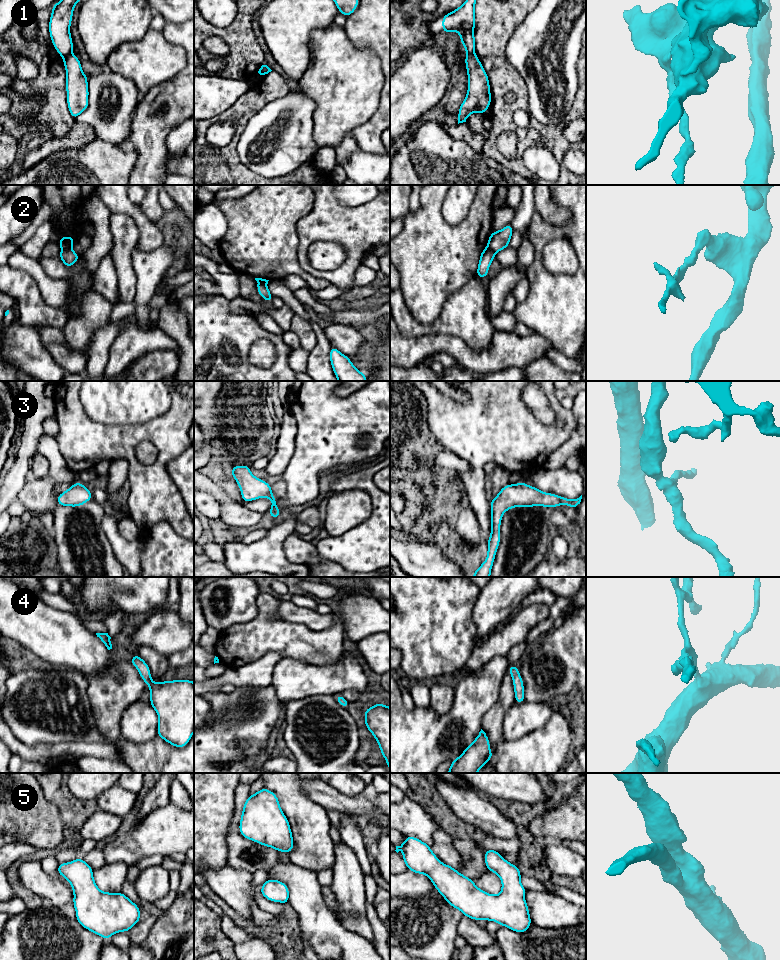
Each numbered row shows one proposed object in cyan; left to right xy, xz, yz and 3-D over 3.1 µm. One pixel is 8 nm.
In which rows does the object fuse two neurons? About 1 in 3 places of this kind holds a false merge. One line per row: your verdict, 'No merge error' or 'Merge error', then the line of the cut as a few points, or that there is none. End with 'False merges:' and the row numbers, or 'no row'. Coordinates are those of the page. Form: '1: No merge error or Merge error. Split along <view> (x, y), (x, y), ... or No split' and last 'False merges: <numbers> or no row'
1: Merge error. Split along yz (474, 54), (466, 56)
2: Merge error. Split along xy (70, 247), (62, 249)
3: No merge error. No split
4: No merge error. No split
5: No merge error. No split
False merges: 1, 2

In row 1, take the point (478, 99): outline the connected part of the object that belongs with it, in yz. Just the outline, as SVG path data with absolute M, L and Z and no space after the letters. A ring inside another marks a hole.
M467 55L465 66L468 76L468 89L465 100L458 110L458 124L466 122L471 113L485 115L491 105L490 83L477 55Z

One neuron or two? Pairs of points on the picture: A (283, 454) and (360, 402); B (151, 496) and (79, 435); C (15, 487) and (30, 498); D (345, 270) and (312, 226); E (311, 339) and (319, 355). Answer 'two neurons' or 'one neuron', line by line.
A: two neurons
B: one neuron
C: two neurons
D: one neuron
E: two neurons

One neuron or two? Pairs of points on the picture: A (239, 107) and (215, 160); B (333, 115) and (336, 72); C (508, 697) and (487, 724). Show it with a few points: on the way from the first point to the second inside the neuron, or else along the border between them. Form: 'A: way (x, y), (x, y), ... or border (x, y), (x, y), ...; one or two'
A: way (239, 121), (238, 133), (229, 148); one
B: way (335, 104), (335, 83); one
C: way (503, 704), (494, 717); one

